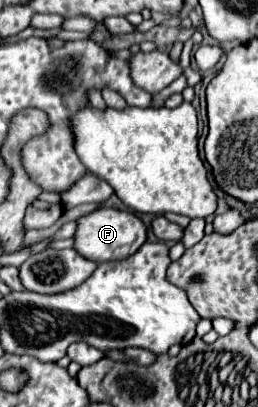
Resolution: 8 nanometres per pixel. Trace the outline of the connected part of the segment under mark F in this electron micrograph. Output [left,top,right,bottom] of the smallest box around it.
[74,206,146,262]

